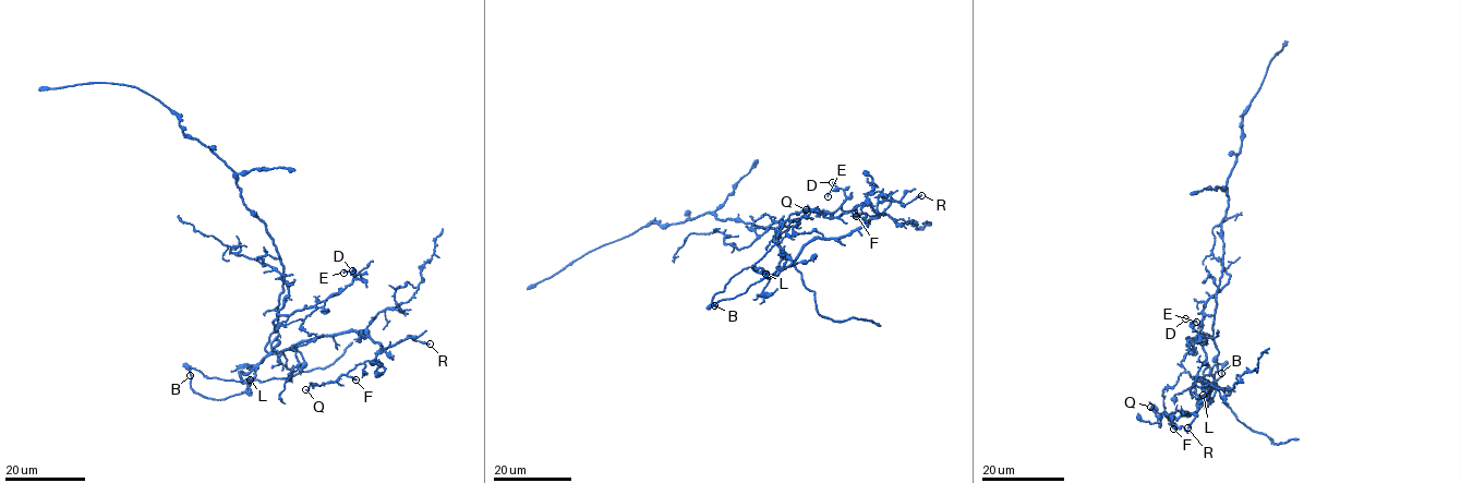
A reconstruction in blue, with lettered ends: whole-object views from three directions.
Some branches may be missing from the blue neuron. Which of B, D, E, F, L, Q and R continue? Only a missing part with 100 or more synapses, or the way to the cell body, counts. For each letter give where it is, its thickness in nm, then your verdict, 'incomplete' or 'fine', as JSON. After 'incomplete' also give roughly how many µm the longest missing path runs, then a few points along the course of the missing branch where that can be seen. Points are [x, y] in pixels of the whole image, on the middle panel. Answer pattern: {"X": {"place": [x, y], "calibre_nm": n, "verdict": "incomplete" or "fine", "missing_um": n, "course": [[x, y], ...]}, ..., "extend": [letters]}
{"B": {"place": [714, 305], "calibre_nm": 190, "verdict": "fine"}, "D": {"place": [832, 182], "calibre_nm": 130, "verdict": "fine"}, "E": {"place": [828, 196], "calibre_nm": 190, "verdict": "fine"}, "F": {"place": [856, 216], "calibre_nm": 200, "verdict": "fine"}, "L": {"place": [765, 274], "calibre_nm": 400, "verdict": "fine"}, "Q": {"place": [806, 209], "calibre_nm": 120, "verdict": "fine"}, "R": {"place": [921, 195], "calibre_nm": 150, "verdict": "fine"}, "extend": []}

